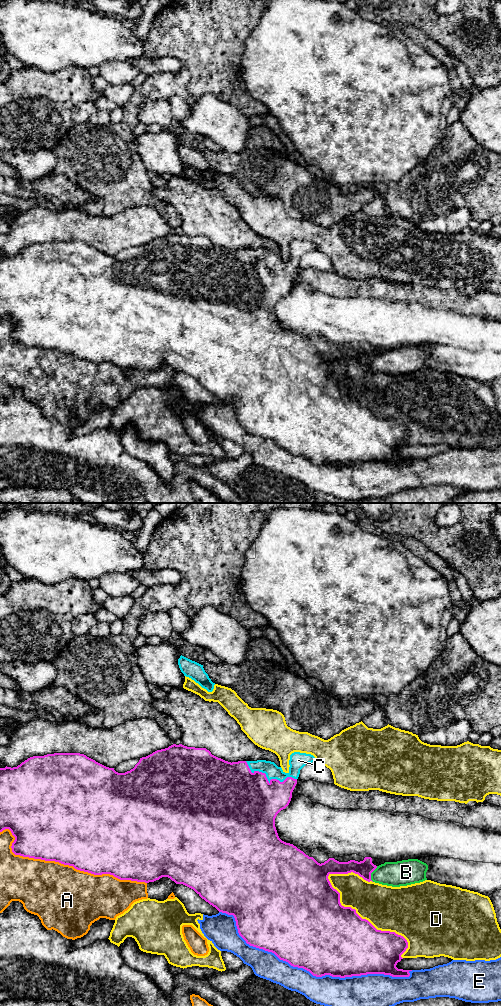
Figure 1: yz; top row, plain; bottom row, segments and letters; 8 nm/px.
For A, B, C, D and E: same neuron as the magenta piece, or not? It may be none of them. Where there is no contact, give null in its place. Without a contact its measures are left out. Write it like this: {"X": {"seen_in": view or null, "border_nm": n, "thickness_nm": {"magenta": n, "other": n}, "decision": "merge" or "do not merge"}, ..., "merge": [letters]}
{"A": {"seen_in": "yz", "border_nm": 1250, "thickness_nm": {"magenta": 500, "other": 480}, "decision": "do not merge"}, "B": {"seen_in": "yz", "border_nm": 130, "thickness_nm": {"magenta": 130, "other": 200}, "decision": "do not merge"}, "C": {"seen_in": "yz", "border_nm": 440, "thickness_nm": {"magenta": 480, "other": 120}, "decision": "merge"}, "D": {"seen_in": "yz", "border_nm": 900, "thickness_nm": {"magenta": 480, "other": 360}, "decision": "do not merge"}, "E": {"seen_in": "yz", "border_nm": 1600, "thickness_nm": {"magenta": 480, "other": 260}, "decision": "do not merge"}, "merge": ["C"]}

